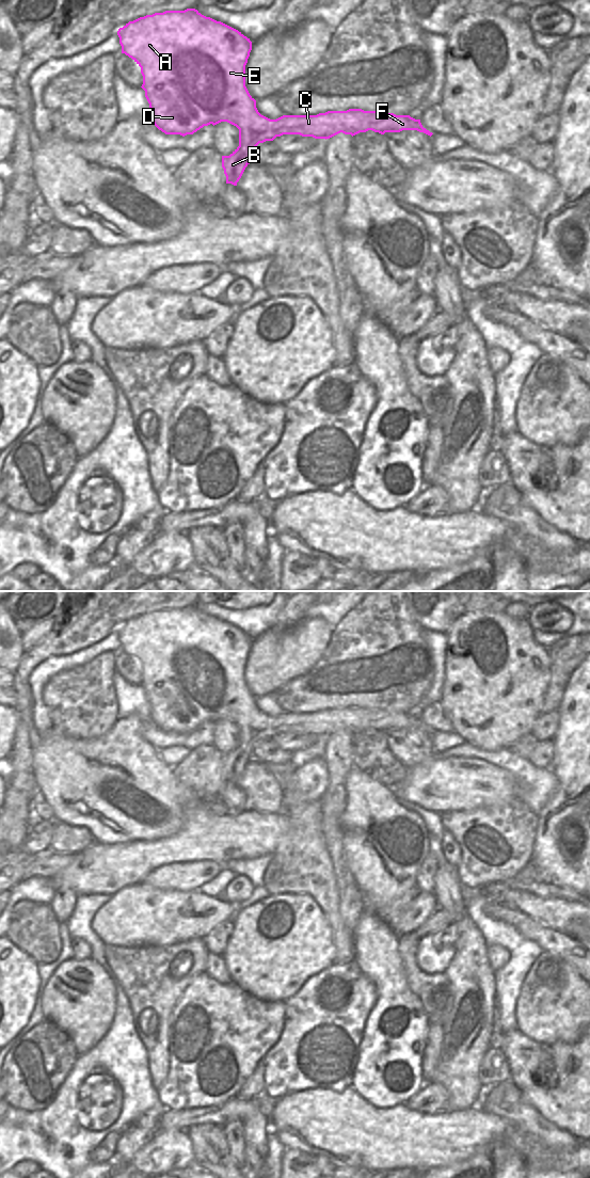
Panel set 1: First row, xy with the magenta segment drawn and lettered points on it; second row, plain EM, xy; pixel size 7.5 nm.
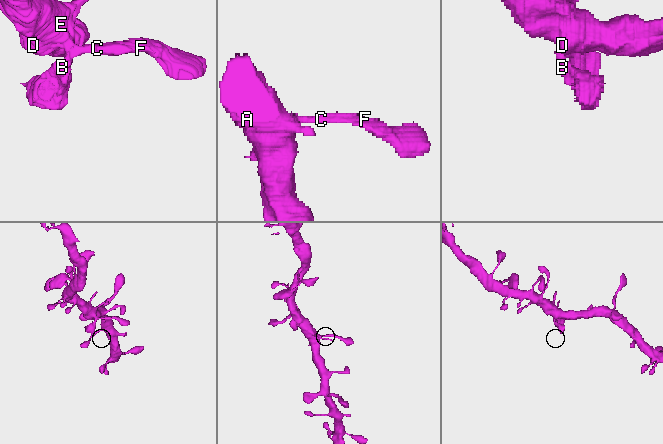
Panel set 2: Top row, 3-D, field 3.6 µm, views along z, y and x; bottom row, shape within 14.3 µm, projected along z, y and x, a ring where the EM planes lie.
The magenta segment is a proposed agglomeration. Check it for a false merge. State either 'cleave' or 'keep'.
keep

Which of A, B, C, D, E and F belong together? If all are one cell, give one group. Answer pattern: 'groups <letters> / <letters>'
groups A B C D E F

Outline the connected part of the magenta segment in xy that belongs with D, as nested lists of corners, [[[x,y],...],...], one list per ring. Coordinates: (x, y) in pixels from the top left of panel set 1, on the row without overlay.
[[[195,606],[185,608],[165,608],[140,615],[129,619],[117,628],[122,651],[131,655],[140,665],[143,673],[142,686],[152,707],[154,722],[165,732],[193,732],[204,723],[213,723],[227,719],[239,727],[239,744],[229,752],[222,753],[222,765],[226,774],[226,781],[237,783],[245,765],[253,759],[254,746],[266,738],[273,738],[283,732],[300,732],[315,736],[330,736],[340,730],[352,734],[372,728],[385,730],[400,730],[402,728],[417,728],[428,733],[433,731],[422,725],[420,717],[410,713],[396,713],[381,709],[364,709],[349,706],[347,709],[328,709],[317,713],[283,713],[270,717],[261,713],[256,705],[256,698],[250,693],[245,684],[245,663],[252,648],[252,639],[238,627],[210,615],[202,612]]]

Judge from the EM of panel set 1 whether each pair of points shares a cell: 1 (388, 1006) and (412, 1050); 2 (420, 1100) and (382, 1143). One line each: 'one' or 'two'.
1: one
2: two

